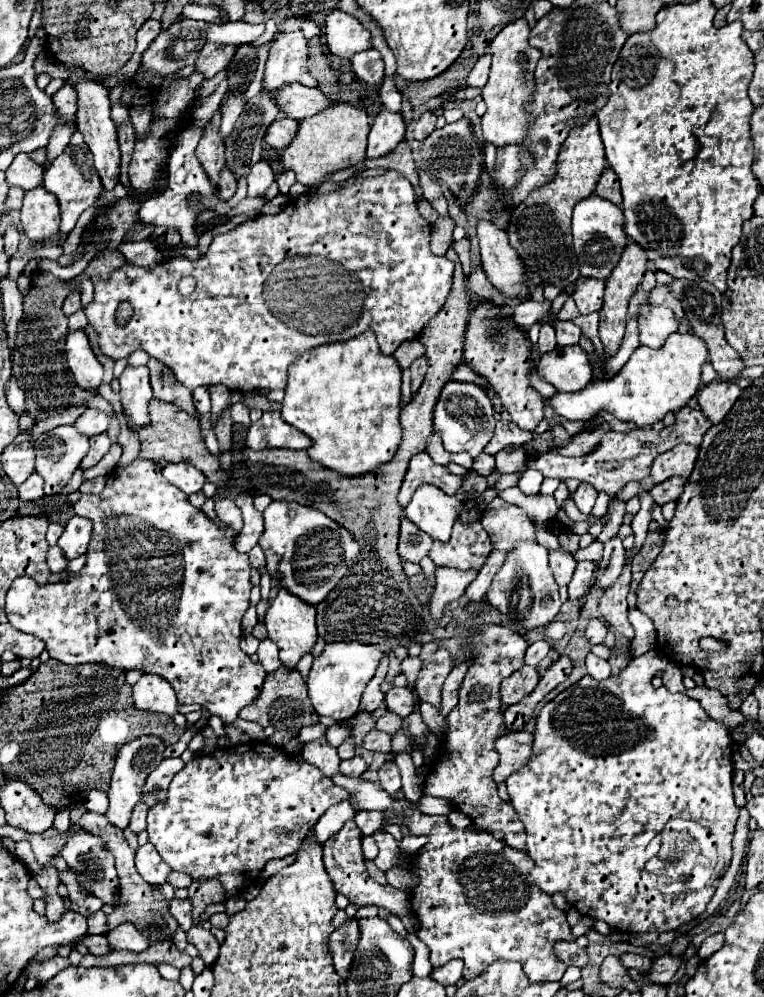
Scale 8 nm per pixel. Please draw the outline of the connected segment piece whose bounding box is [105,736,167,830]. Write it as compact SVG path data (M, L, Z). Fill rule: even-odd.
M139 736L137 740L131 740L127 744L123 744L115 756L115 764L113 764L113 772L111 772L111 788L107 792L109 796L109 810L107 810L107 818L109 822L113 822L117 828L125 830L129 824L129 816L133 806L139 802L141 796L141 784L145 782L145 776L149 776L149 772L153 772L153 768L157 768L157 764L163 760L163 752L165 752L165 744L159 736Z

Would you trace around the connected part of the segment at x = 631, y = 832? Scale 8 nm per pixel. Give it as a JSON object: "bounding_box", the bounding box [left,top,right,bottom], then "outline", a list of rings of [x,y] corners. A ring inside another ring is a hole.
{"bounding_box":[505,650,739,934],"outline":[[[649,650],[647,654],[643,654],[643,656],[637,656],[637,658],[631,658],[631,662],[617,674],[617,676],[609,676],[607,680],[595,680],[595,678],[591,678],[591,676],[583,676],[581,680],[579,680],[579,690],[577,690],[577,686],[573,684],[573,686],[569,686],[567,690],[563,690],[559,696],[555,696],[551,702],[547,702],[541,710],[539,710],[539,716],[537,716],[537,722],[535,722],[535,730],[533,730],[533,754],[531,754],[531,758],[529,758],[529,762],[523,766],[523,768],[519,768],[517,772],[513,772],[507,780],[505,780],[505,784],[507,784],[507,792],[509,792],[509,796],[511,796],[511,806],[515,808],[515,814],[517,814],[517,818],[525,824],[525,832],[527,832],[527,856],[535,862],[533,864],[533,868],[531,868],[531,876],[533,876],[533,880],[535,880],[535,884],[537,884],[537,888],[541,890],[541,892],[545,892],[545,894],[549,894],[549,896],[553,896],[553,894],[563,894],[565,896],[565,900],[581,914],[581,916],[589,916],[589,918],[593,918],[593,920],[603,920],[603,922],[607,922],[611,928],[615,928],[615,930],[621,930],[621,932],[629,932],[629,934],[637,934],[637,932],[667,932],[667,930],[675,930],[675,928],[679,928],[681,924],[685,924],[685,922],[689,922],[689,920],[693,920],[693,918],[697,918],[697,916],[701,916],[703,912],[705,912],[705,908],[707,908],[707,904],[711,902],[711,898],[713,898],[713,894],[715,894],[715,890],[719,885],[720,875],[717,874],[717,863],[718,860],[725,860],[725,866],[729,867],[731,863],[731,840],[733,840],[733,832],[735,832],[735,824],[737,824],[737,818],[739,818],[739,808],[735,806],[735,802],[733,802],[733,788],[731,788],[731,784],[733,784],[733,752],[731,752],[731,734],[729,734],[729,728],[725,726],[725,724],[721,724],[721,722],[715,722],[703,708],[701,708],[701,704],[699,704],[699,700],[691,700],[689,696],[685,696],[685,694],[673,694],[673,692],[669,692],[665,686],[661,686],[661,688],[655,688],[653,684],[651,684],[651,680],[653,680],[653,676],[657,674],[657,668],[665,668],[669,664],[669,660],[665,660],[665,656],[661,656],[661,652],[657,652],[657,650]],[[655,834],[659,834],[661,837],[661,846],[663,846],[663,842],[665,840],[677,840],[675,844],[671,844],[673,848],[681,848],[681,846],[685,846],[687,850],[685,850],[685,868],[689,868],[689,876],[687,876],[687,880],[685,882],[665,882],[665,884],[661,884],[658,881],[657,885],[654,885],[651,880],[651,872],[647,870],[647,864],[653,860],[654,857],[650,858],[648,861],[645,860],[645,848],[647,848],[647,844],[651,842],[651,838],[655,836]]]}

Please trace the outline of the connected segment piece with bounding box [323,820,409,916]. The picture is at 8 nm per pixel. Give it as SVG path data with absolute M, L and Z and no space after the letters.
M349 820L335 836L331 836L325 844L323 844L323 862L325 862L325 870L335 886L335 890L339 894L345 894L351 902L355 902L357 906L367 906L367 904L375 904L375 906L383 906L387 908L391 914L395 916L405 916L409 914L409 894L401 892L393 886L381 886L377 882L373 882L365 870L365 858L361 852L361 832L355 826L353 820Z

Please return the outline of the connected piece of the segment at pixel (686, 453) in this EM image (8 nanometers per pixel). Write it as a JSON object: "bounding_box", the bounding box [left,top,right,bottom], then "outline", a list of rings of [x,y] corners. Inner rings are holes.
{"bounding_box":[649,444,697,484],"outline":[[[679,444],[663,454],[659,454],[653,464],[651,464],[651,472],[649,478],[653,480],[653,484],[661,484],[671,476],[681,476],[681,478],[689,478],[695,458],[697,458],[697,448],[689,446],[689,444]]]}

